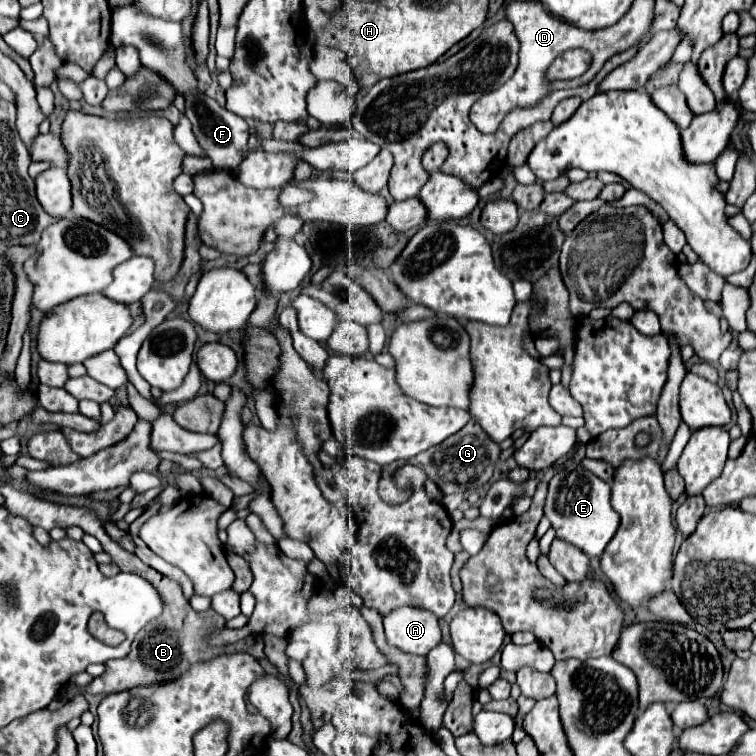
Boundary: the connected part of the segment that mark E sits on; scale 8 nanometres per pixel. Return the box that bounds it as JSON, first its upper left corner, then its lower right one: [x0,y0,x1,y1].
[543,464,619,556]

